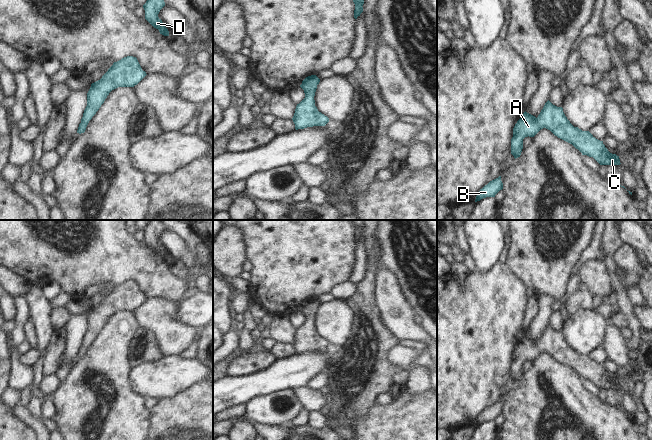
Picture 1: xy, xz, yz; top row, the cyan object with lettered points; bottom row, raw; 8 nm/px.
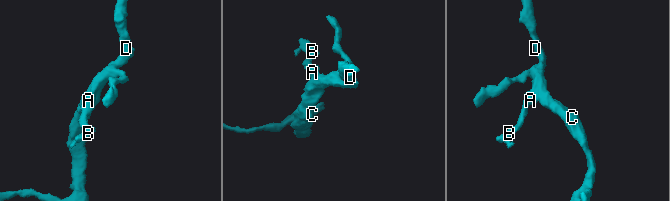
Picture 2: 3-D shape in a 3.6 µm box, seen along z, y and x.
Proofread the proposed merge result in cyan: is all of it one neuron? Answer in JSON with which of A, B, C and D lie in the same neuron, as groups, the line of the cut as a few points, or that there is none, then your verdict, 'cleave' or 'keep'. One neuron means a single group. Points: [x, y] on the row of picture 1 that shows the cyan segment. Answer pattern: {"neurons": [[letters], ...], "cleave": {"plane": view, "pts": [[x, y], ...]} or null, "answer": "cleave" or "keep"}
{"neurons": [["A", "B", "C", "D"]], "cleave": null, "answer": "keep"}

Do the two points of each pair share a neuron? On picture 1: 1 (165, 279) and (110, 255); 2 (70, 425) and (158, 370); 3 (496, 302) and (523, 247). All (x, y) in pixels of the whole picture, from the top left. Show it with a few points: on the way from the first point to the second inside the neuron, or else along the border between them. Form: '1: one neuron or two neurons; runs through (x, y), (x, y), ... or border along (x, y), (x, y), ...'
1: one neuron; runs through (151, 273), (139, 262), (124, 258)
2: two neurons; border along (132, 368), (129, 373), (129, 385), (145, 398)
3: two neurons; border along (504, 263), (526, 288)

